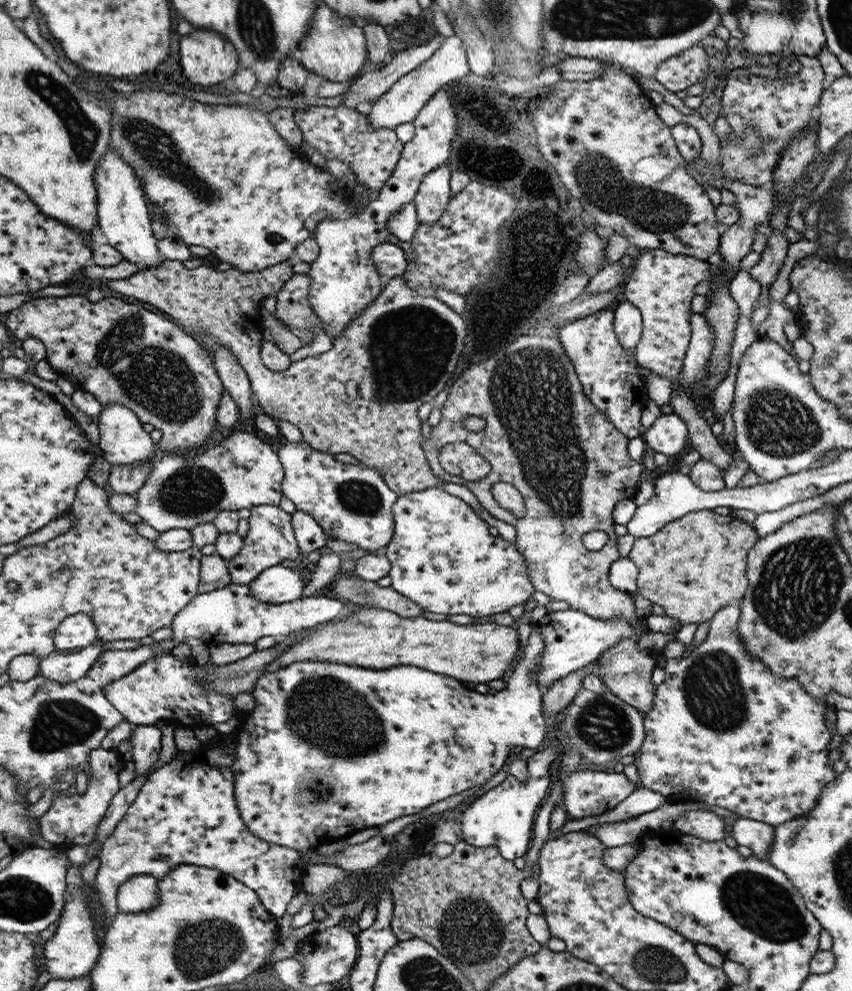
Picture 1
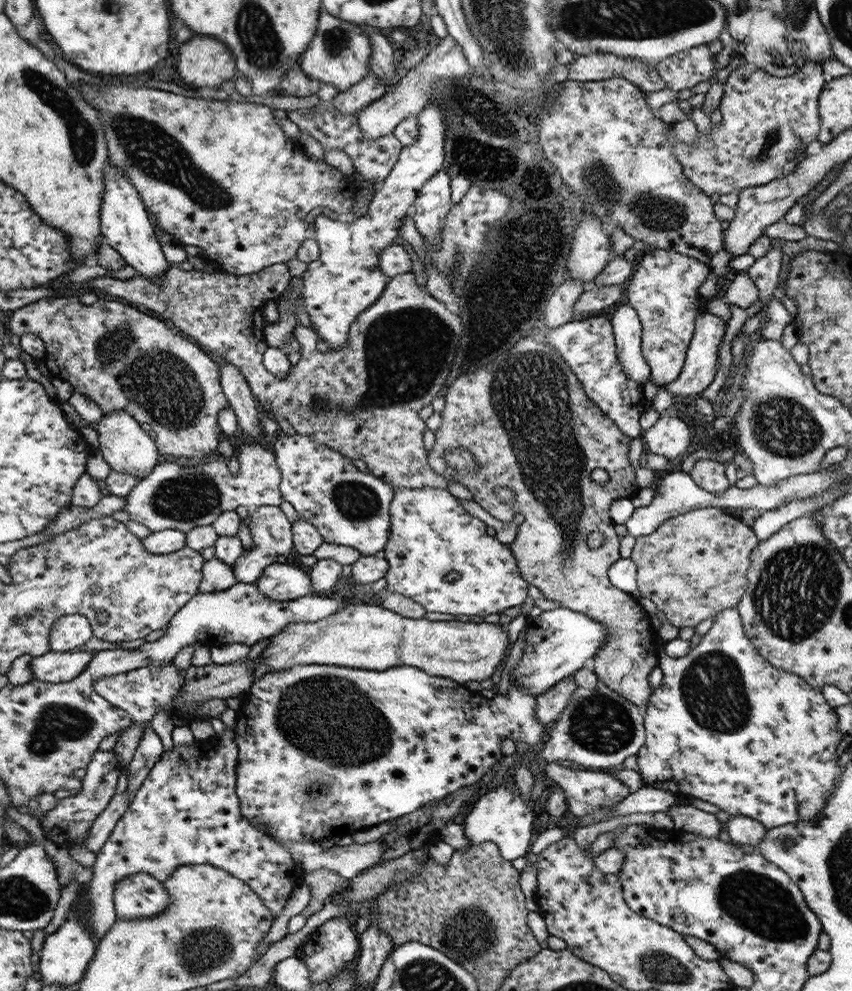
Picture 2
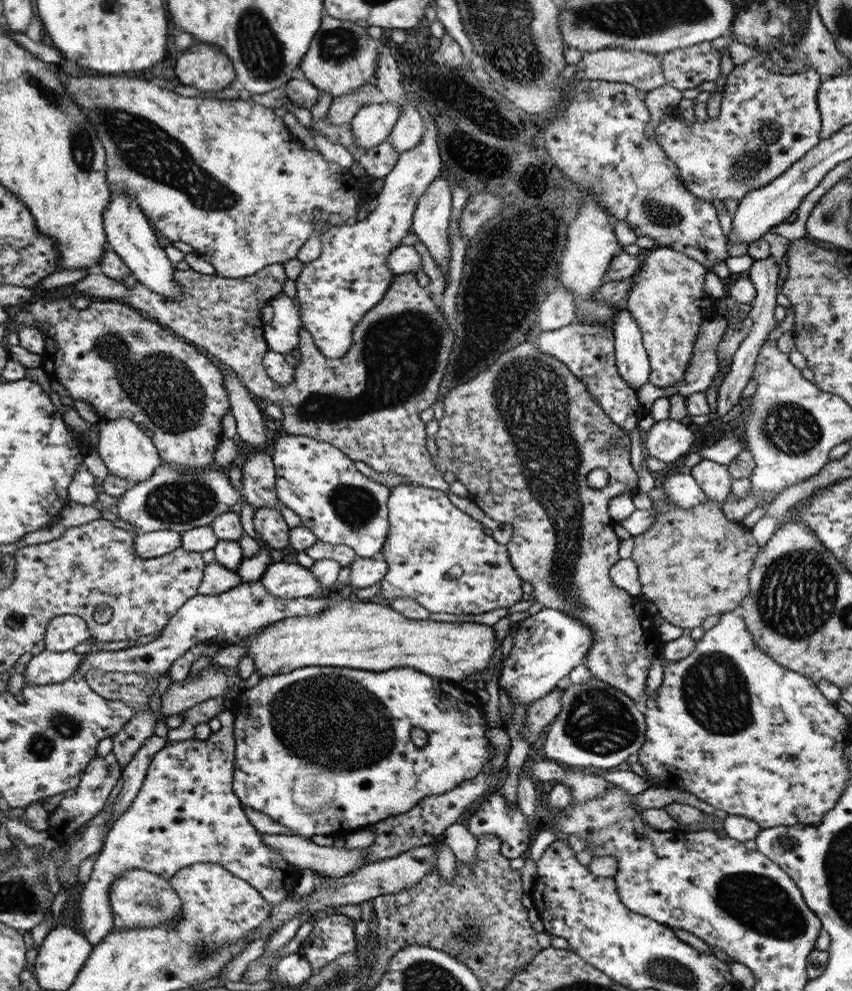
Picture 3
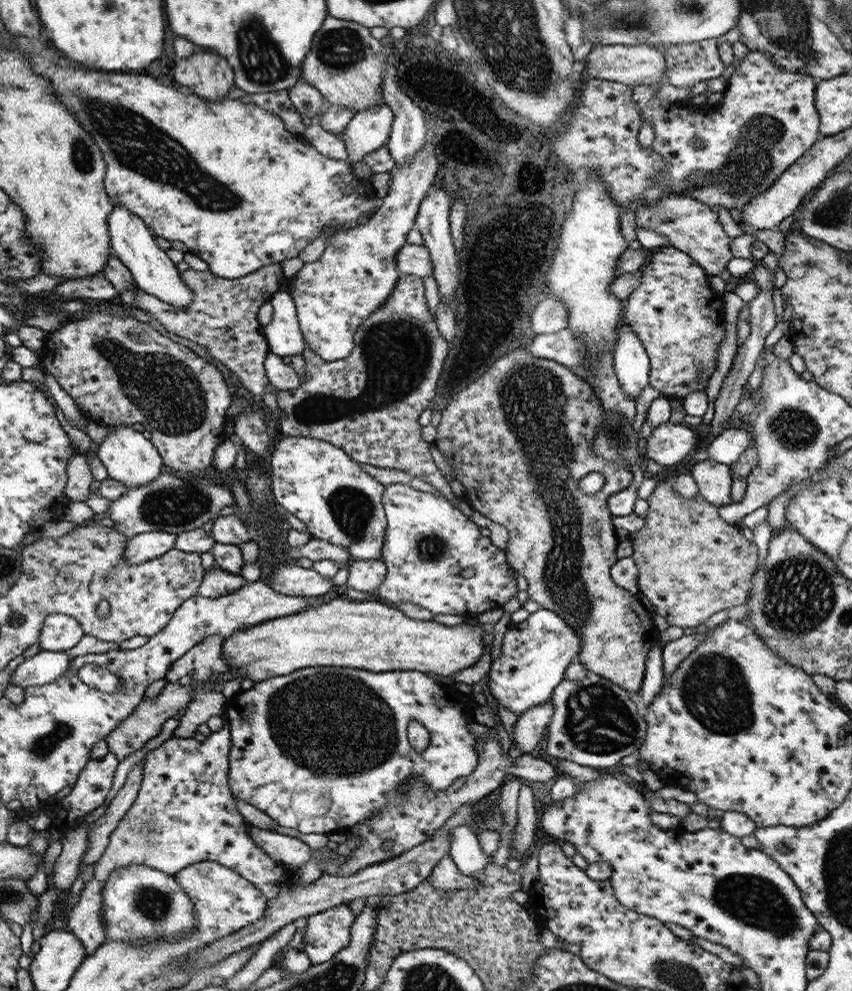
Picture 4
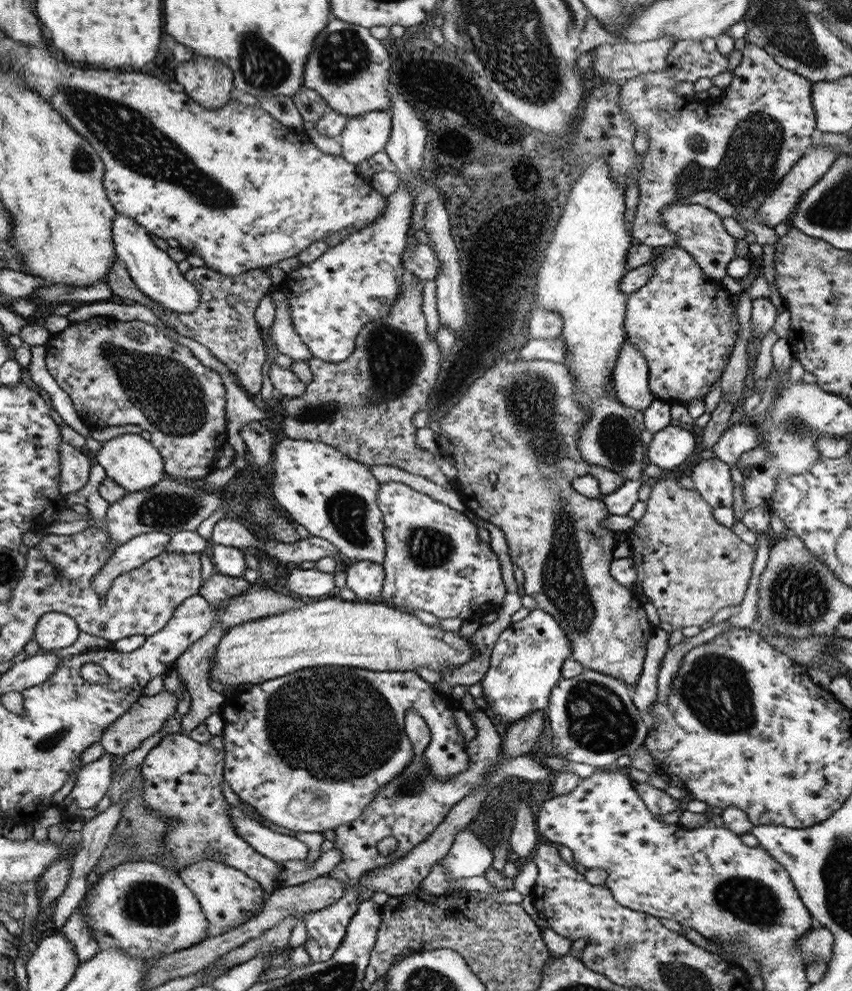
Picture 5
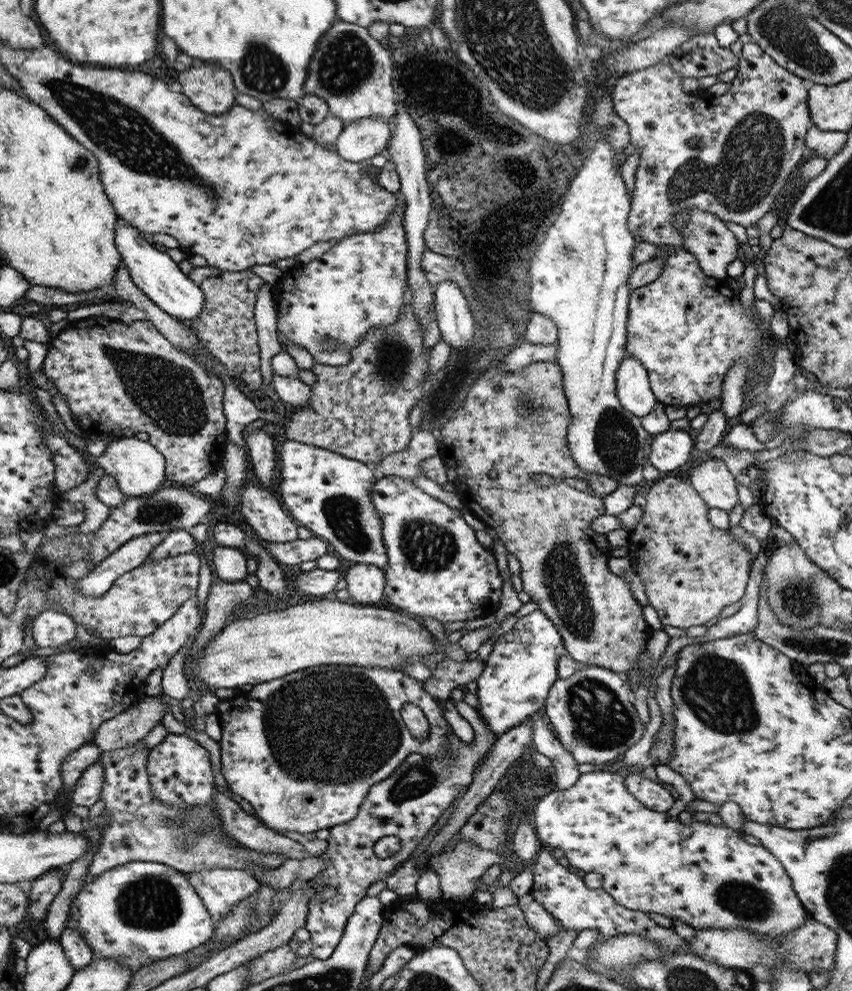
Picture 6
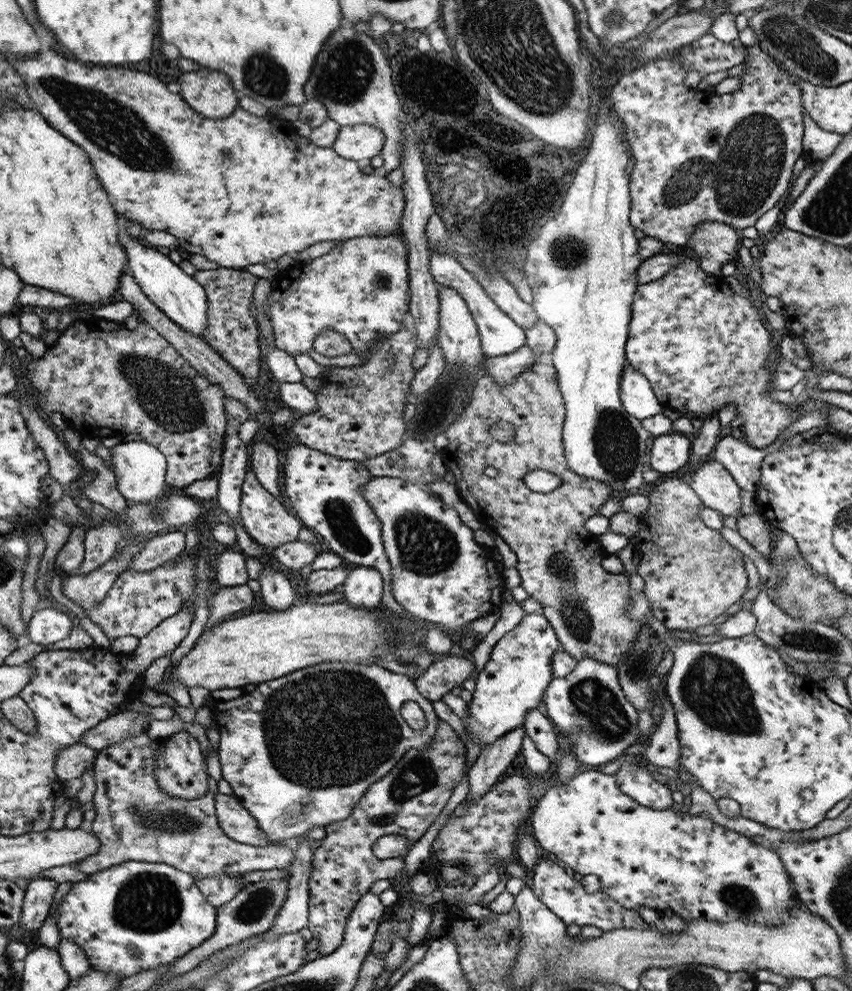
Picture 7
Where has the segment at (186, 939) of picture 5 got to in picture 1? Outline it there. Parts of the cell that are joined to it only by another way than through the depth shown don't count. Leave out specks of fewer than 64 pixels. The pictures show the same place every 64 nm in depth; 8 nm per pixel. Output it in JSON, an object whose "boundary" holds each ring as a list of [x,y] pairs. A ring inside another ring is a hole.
{"boundary":[[[137,874],[119,885],[117,903],[120,914],[140,914],[153,909],[160,899],[160,880],[154,875]]]}

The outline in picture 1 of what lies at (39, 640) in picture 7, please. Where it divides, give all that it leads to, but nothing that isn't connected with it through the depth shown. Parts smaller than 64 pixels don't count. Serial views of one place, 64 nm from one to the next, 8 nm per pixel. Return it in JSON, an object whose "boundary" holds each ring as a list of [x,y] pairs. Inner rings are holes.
{"boundary":[[[76,613],[66,617],[55,631],[54,644],[56,650],[86,649],[98,636],[93,618],[86,613]]]}

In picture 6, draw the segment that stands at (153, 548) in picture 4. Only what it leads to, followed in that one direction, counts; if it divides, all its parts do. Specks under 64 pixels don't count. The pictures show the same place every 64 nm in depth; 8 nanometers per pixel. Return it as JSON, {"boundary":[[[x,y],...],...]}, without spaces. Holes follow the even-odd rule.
{"boundary":[[[151,532],[131,538],[77,582],[79,591],[85,595],[104,596],[119,576],[142,565],[165,535]]]}

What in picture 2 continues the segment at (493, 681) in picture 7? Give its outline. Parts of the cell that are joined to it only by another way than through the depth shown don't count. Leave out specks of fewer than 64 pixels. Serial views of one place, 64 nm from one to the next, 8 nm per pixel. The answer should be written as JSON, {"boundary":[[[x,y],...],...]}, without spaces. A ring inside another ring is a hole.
{"boundary":[[[564,607],[542,611],[538,616],[528,618],[523,630],[526,632],[523,657],[511,672],[510,681],[536,696],[589,666],[604,644],[604,639],[609,636],[608,627]]]}

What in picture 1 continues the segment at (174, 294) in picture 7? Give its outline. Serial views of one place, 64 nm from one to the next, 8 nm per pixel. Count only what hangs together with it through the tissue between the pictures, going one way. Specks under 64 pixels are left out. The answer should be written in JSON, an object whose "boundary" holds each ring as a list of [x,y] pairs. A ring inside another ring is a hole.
{"boundary":[[[109,147],[104,156],[97,168],[98,227],[106,235],[108,244],[119,250],[126,260],[136,263],[142,269],[156,266],[161,263],[160,256],[156,250],[150,212],[140,181],[136,180],[134,170],[120,158],[121,154],[114,147]]]}

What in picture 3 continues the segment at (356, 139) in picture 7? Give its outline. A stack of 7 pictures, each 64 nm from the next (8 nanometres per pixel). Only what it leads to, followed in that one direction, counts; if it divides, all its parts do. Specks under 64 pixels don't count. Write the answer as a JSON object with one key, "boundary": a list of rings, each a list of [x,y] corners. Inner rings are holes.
{"boundary":[[[393,102],[364,105],[350,122],[357,145],[368,148],[389,139],[400,115],[401,108]]]}

